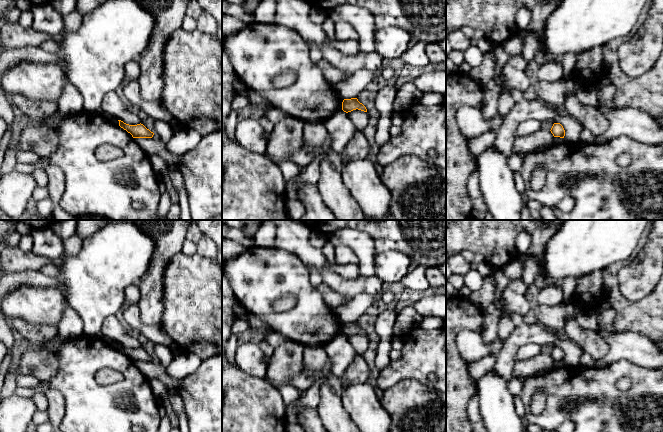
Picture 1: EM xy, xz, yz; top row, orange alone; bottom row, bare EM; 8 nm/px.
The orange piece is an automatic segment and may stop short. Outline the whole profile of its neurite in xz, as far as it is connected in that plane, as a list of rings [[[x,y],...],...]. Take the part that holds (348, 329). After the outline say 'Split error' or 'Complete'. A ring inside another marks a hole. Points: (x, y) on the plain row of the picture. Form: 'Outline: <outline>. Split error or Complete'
Outline: [[[351,322],[351,323],[344,323],[342,326],[342,334],[346,337],[351,336],[353,334],[361,334],[364,336],[367,336],[366,331],[358,325],[357,322]]]. Complete

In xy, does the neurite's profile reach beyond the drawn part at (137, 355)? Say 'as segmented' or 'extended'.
as segmented

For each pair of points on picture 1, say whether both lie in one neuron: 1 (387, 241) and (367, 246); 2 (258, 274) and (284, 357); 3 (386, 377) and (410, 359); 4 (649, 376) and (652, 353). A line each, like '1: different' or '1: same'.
1: different
2: different
3: same
4: different

